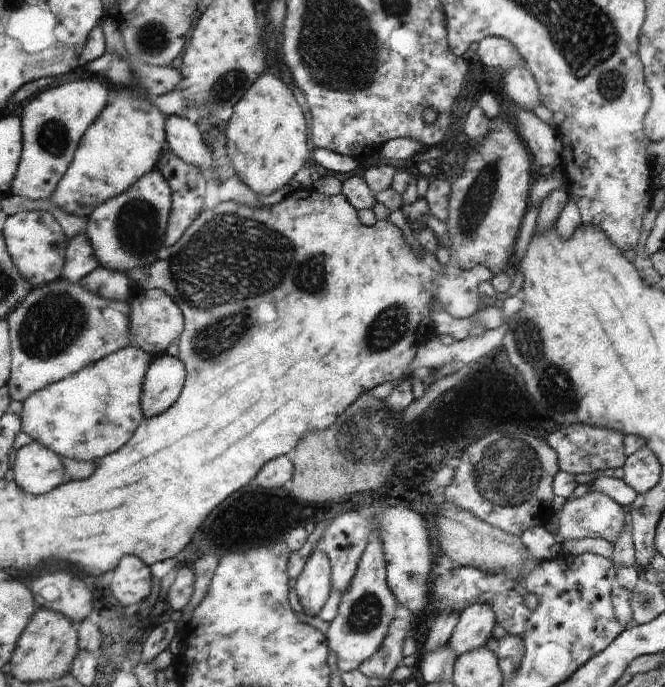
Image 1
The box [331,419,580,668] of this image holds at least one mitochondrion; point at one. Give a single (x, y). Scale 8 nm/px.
(508, 472)

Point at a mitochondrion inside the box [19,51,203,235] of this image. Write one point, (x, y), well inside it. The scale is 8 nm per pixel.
(53, 137)

